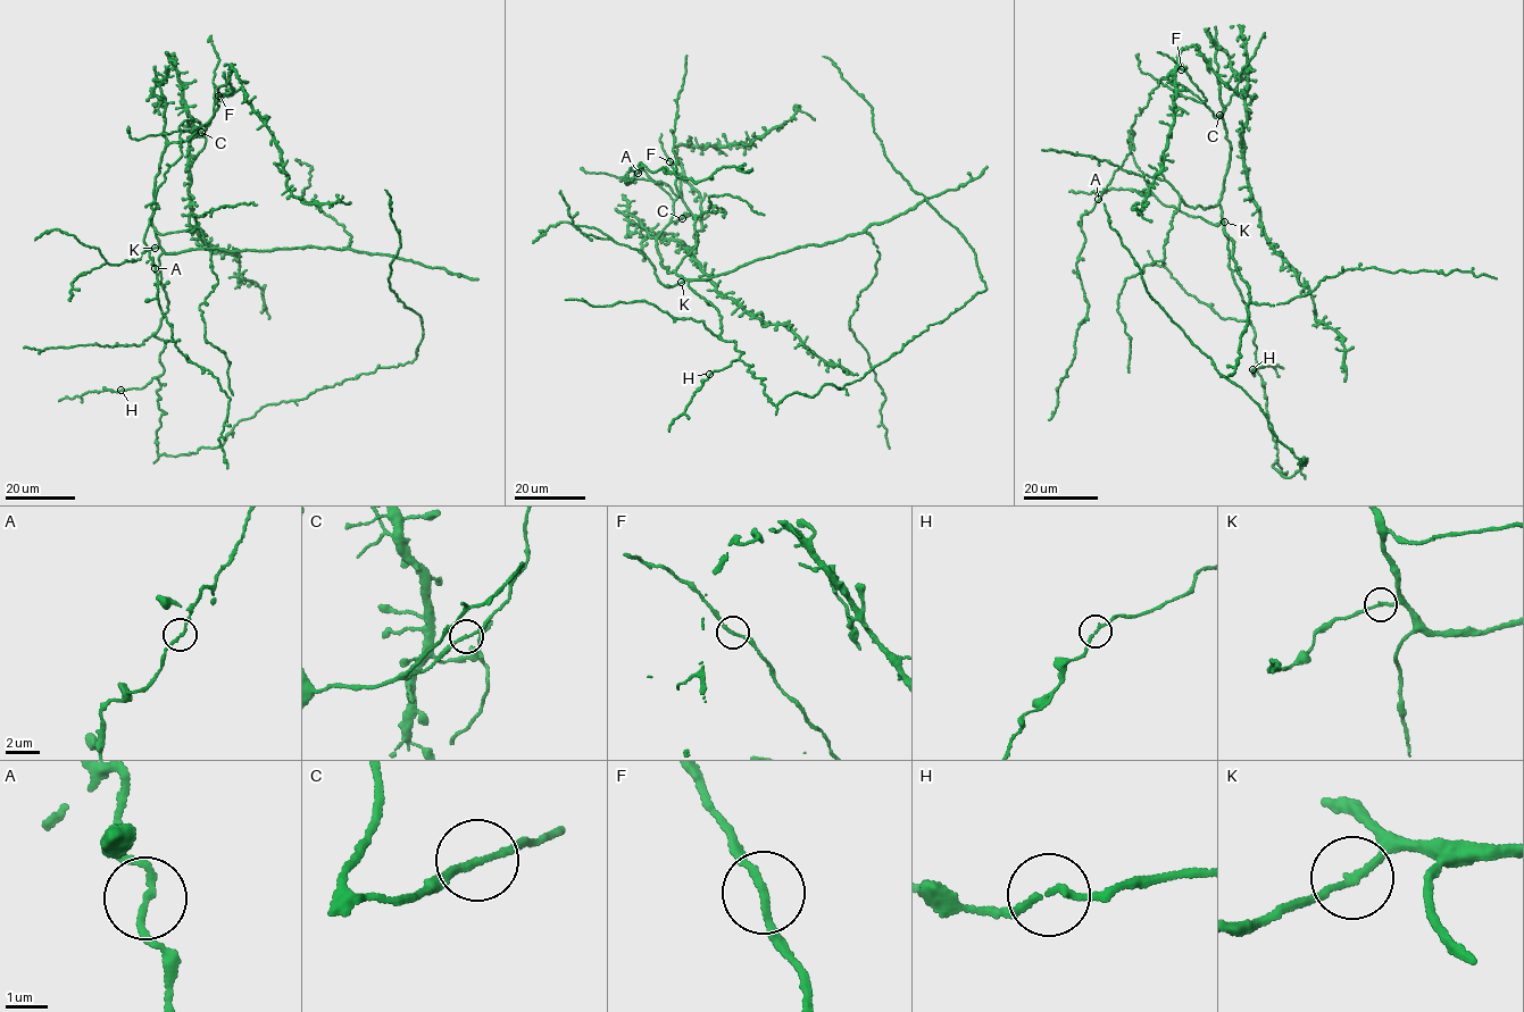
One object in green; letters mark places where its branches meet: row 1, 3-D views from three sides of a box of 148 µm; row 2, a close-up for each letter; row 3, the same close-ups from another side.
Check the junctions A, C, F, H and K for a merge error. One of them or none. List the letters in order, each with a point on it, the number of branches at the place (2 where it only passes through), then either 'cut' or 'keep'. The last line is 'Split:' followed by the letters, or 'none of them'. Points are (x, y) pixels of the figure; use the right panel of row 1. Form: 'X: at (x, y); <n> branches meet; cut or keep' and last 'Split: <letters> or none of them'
A: at (1098, 199); 2 branches meet; keep
C: at (1219, 115); 2 branches meet; keep
F: at (1181, 69); 2 branches meet; keep
H: at (1252, 369); 2 branches meet; keep
K: at (1224, 222); 2 branches meet; keep
Split: none of them

